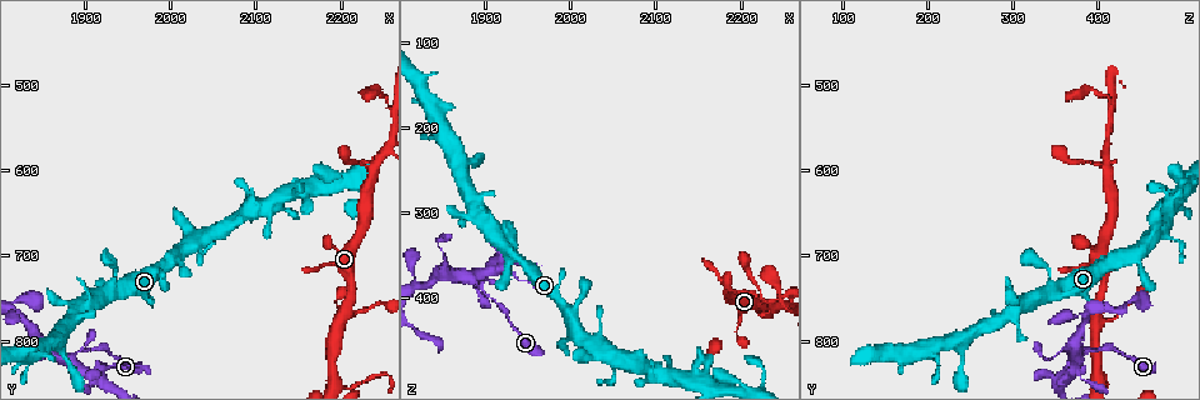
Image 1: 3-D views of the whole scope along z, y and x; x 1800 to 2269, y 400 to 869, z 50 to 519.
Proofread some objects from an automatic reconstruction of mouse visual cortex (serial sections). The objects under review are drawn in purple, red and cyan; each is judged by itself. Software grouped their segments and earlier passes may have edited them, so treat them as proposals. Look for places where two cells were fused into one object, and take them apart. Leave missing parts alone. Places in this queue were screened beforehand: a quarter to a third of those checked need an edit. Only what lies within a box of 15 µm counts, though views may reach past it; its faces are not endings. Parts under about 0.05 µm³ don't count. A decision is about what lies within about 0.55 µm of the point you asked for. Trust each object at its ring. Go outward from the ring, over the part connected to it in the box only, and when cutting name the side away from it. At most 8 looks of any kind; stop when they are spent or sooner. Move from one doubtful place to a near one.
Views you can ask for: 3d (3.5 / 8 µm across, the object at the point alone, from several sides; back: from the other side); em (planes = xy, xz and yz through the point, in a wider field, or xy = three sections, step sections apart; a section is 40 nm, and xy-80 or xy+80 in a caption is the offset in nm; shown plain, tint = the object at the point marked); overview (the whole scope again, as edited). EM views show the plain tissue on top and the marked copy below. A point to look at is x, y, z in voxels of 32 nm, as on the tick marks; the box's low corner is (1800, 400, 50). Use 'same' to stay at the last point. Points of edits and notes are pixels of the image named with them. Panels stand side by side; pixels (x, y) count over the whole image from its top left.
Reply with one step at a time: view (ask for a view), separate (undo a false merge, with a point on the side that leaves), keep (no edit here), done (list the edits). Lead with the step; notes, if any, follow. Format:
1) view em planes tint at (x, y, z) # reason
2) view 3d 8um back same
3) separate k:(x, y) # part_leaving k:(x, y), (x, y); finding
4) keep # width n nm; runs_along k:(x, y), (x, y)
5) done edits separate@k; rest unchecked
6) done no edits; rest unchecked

view 3d 3.5um at (2155, 630, 485) # looks like a crossing

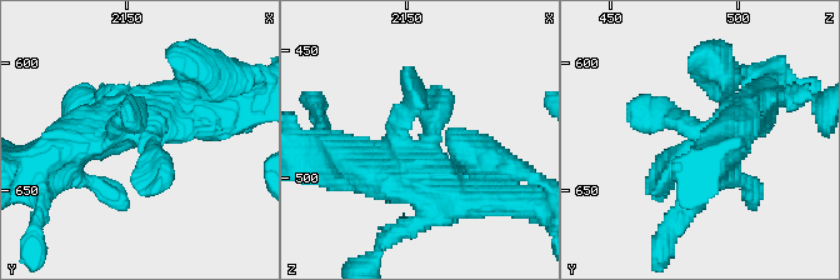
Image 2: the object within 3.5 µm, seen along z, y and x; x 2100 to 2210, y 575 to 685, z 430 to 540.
view em xy step 5 tint at (2157, 629, 489) # now the EM

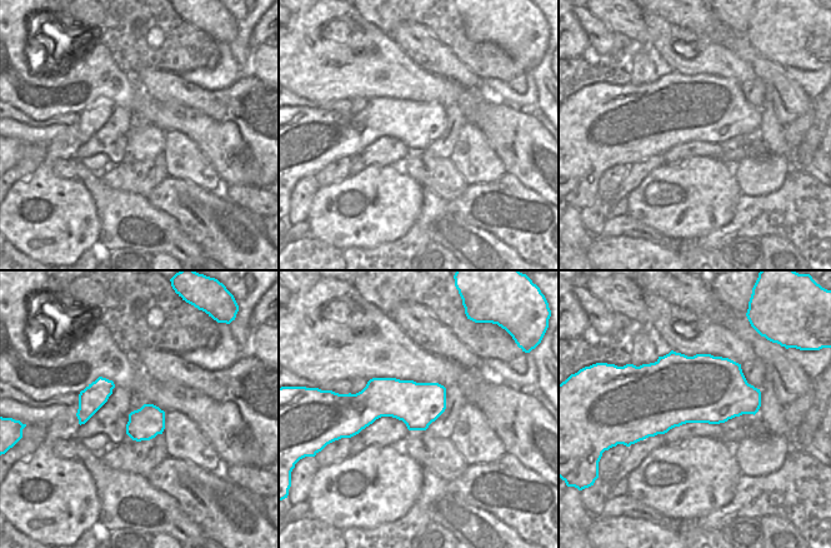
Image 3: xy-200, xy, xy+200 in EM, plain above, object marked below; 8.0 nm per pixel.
keep # runs_along 2:(63, 148), (174, 105), (211, 105); all the same cell

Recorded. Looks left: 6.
view 3d 8um at (2195, 775, 395) # four arms meet

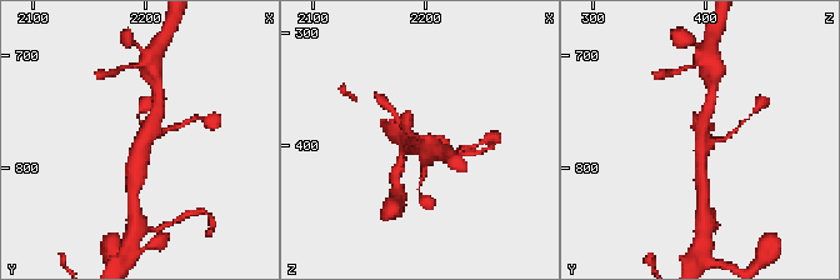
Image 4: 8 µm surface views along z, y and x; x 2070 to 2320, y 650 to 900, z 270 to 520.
view em planes tint at (2200, 778, 396)

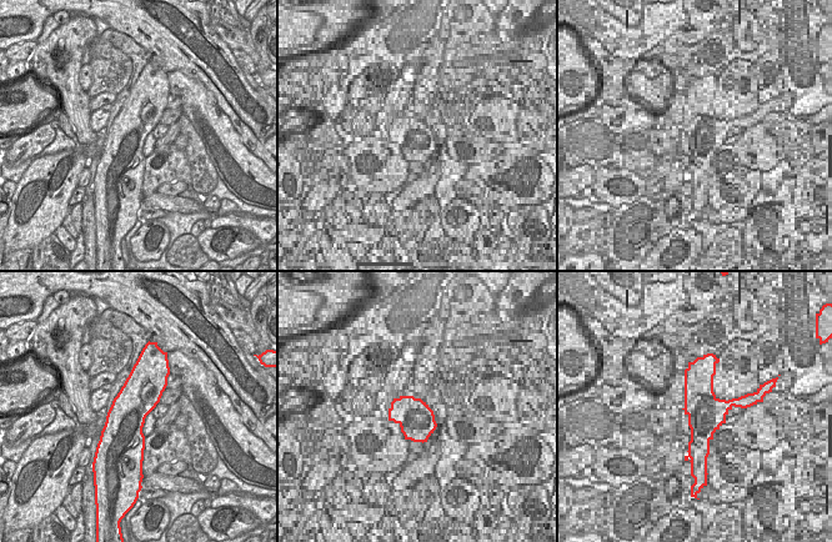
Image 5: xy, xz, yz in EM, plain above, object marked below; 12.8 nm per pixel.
keep # runs_along 4:(159, 109), (138, 150), (135, 175); one cell here

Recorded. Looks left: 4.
view 3d 8um at (1885, 820, 375) # four arms meet

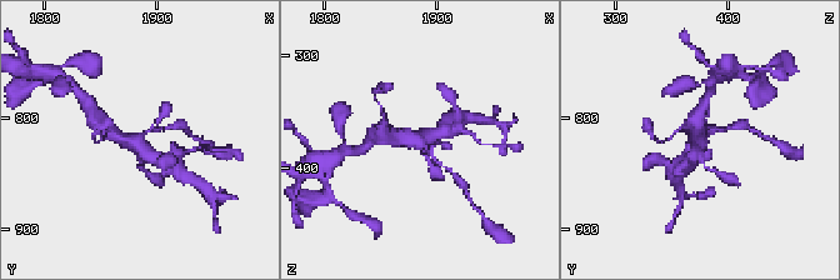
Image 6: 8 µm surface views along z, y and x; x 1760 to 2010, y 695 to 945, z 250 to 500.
view 3d 3.5um at (1882, 818, 378)

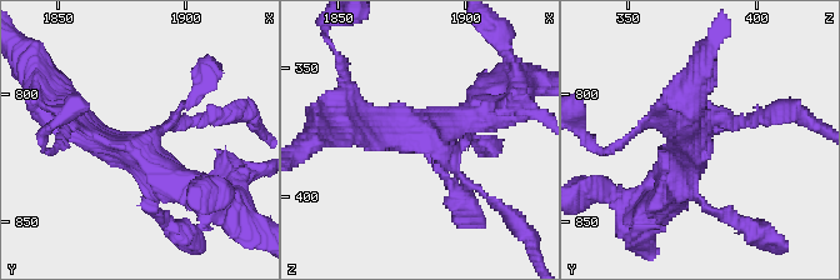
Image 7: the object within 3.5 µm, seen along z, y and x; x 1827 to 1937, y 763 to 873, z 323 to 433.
view em xy step 3 tint at (1883, 820, 375) # arms 4; arm_widths 150, 150, 350, 350 nm

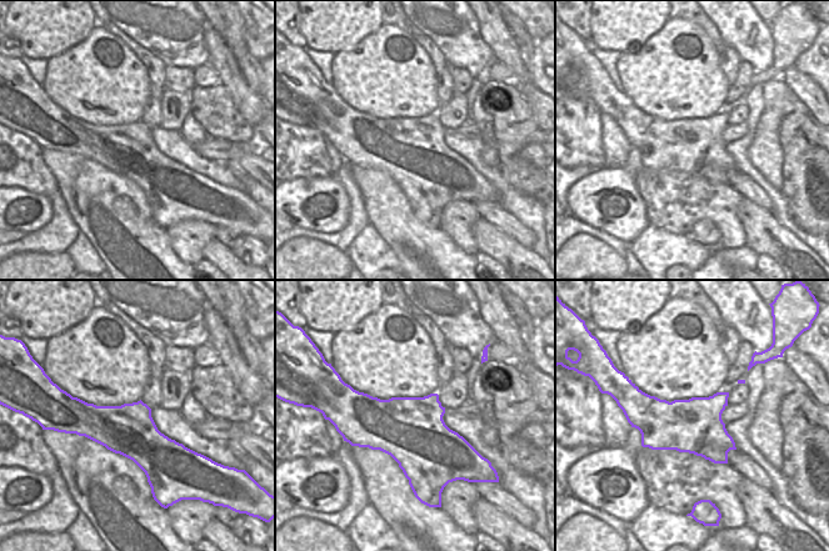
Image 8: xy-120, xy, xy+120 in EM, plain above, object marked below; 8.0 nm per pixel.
keep # runs_along 7:(476, 188), (430, 136), (346, 128); continuous, no second cell

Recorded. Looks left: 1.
done no edits; rest unchecked

